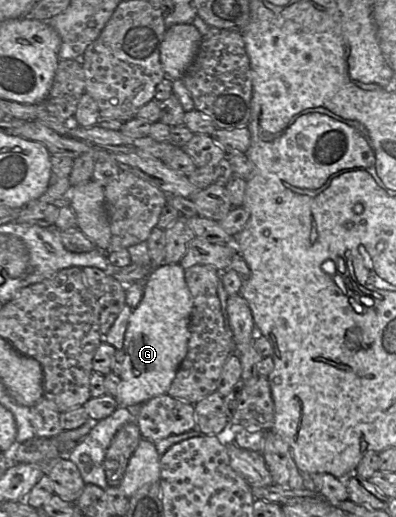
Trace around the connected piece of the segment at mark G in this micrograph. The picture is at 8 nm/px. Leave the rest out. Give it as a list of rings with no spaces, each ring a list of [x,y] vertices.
[[[179,263],[152,268],[144,281],[144,295],[133,309],[125,332],[124,361],[118,393],[119,407],[143,404],[167,394],[176,372],[187,354],[192,297]]]

